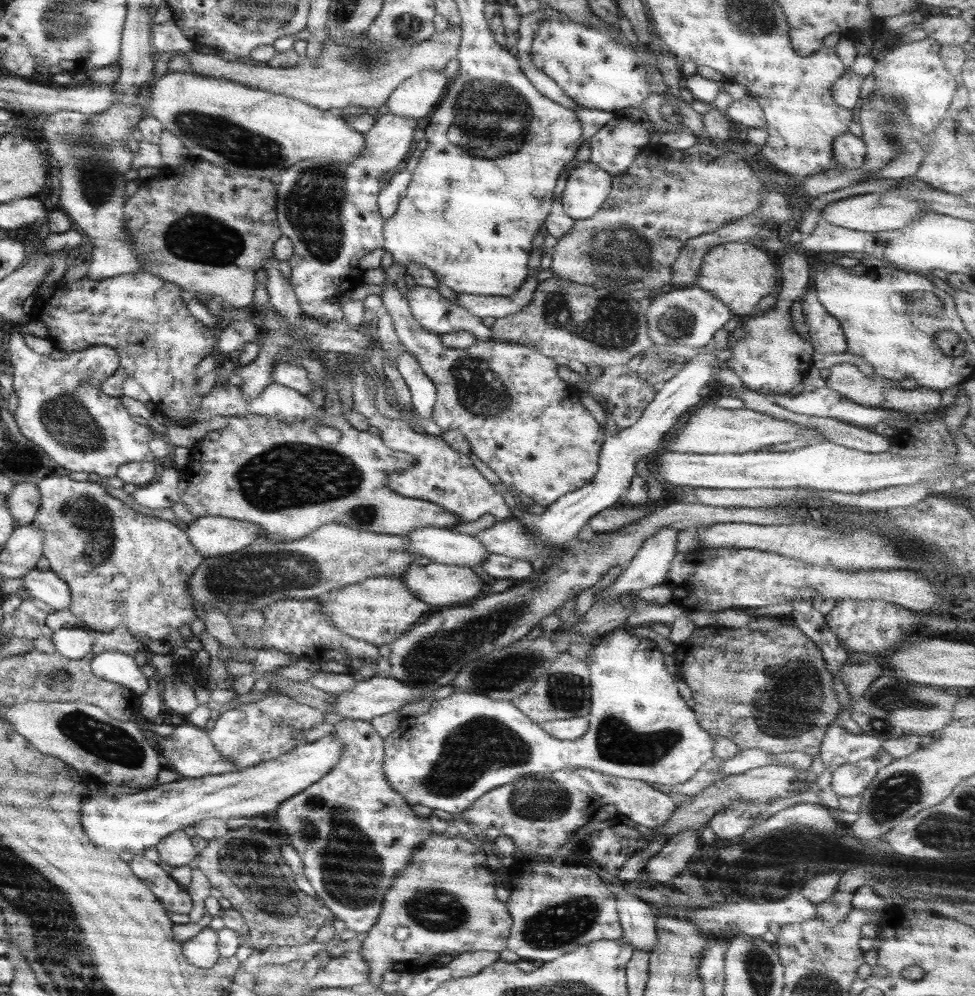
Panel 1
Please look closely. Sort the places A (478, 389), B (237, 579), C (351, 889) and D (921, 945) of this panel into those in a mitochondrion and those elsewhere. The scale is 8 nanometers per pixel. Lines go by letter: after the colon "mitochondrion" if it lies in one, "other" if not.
A: mitochondrion
B: mitochondrion
C: mitochondrion
D: other

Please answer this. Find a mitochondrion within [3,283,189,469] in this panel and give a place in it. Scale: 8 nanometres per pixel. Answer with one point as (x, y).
(68, 422)

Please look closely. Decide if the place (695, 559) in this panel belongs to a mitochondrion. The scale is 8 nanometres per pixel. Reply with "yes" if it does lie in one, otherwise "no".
no

